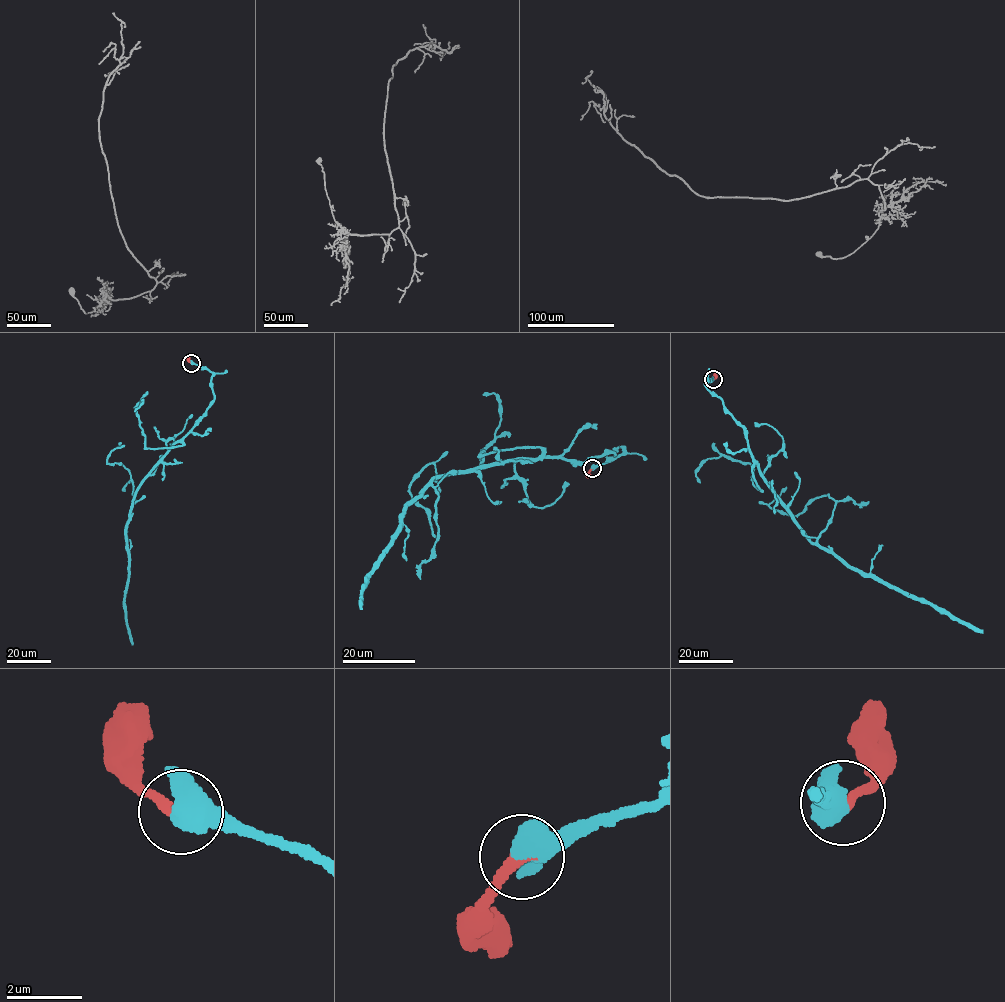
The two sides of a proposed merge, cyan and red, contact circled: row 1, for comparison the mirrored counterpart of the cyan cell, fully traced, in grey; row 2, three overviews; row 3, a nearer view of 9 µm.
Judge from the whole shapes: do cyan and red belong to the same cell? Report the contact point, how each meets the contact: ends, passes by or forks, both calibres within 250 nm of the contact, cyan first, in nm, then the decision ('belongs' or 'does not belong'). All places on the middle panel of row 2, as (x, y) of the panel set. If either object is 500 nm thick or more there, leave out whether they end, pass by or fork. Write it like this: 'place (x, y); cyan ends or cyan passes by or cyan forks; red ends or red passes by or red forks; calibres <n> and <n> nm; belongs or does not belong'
place (592, 468); calibres 550 and 280 nm; belongs

